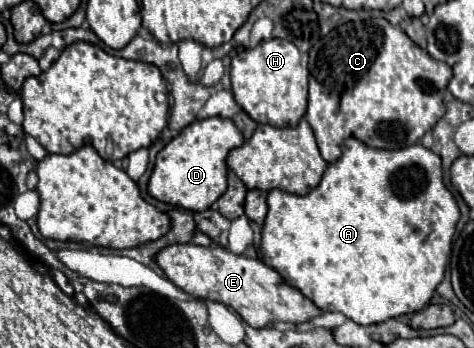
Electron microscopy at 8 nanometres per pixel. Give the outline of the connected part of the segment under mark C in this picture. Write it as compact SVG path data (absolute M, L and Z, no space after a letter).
M381 16L345 22L333 28L329 36L317 40L309 50L309 72L309 108L305 118L315 132L321 156L329 164L341 156L341 144L349 136L359 138L371 148L399 150L417 144L445 114L443 94L451 78L451 68L445 62L433 60L401 28L391 26Z

